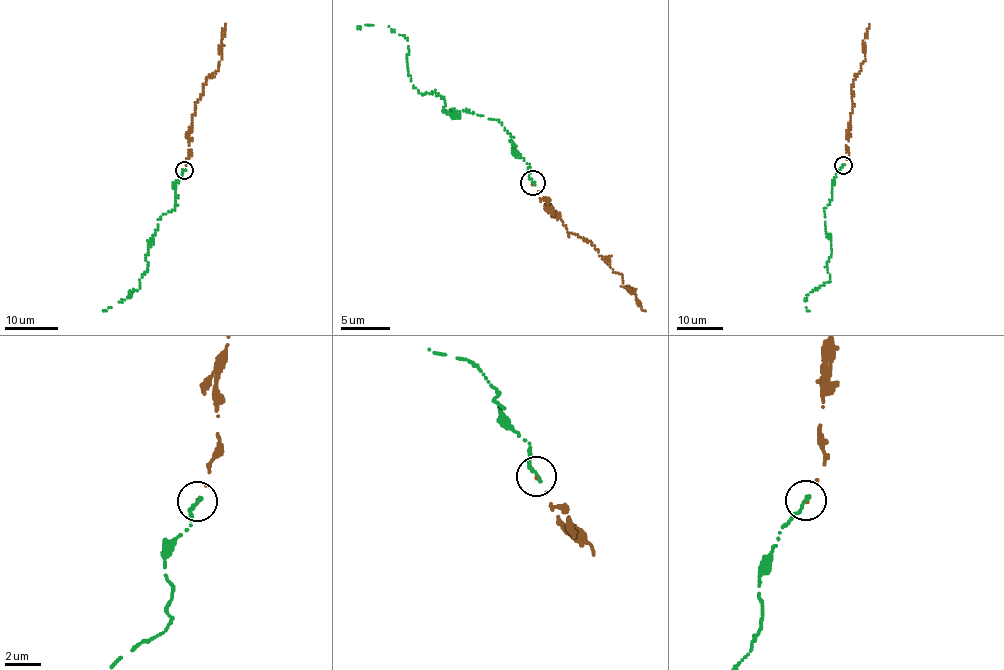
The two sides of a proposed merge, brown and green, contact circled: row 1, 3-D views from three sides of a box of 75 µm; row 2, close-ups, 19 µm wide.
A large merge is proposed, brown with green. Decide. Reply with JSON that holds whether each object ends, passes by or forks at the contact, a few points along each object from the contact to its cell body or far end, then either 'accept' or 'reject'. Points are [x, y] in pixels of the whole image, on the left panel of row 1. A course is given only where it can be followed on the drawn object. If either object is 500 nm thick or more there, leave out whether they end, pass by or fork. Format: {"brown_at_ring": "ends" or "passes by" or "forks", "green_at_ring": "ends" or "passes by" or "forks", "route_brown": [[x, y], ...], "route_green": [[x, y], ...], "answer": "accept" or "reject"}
{"brown_at_ring": "ends", "green_at_ring": "ends", "route_brown": [[183, 170], [191, 152], [190, 126], [196, 101], [202, 94], [205, 81], [219, 68], [226, 23]], "route_green": [[183, 170], [174, 188], [175, 207], [158, 220], [146, 257], [148, 270], [139, 289], [104, 311]], "answer": "accept"}

